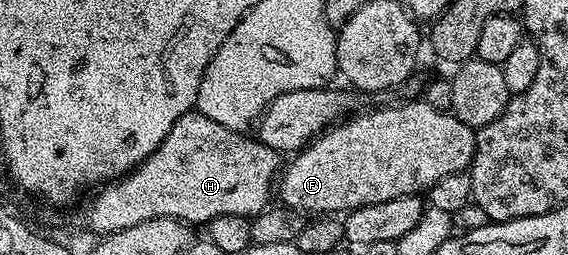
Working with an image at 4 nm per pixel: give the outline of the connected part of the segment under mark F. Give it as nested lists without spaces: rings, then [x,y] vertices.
[[[423,98],[355,116],[321,132],[307,148],[295,153],[289,164],[287,161],[278,180],[278,200],[280,196],[279,203],[283,207],[301,214],[347,214],[374,202],[390,202],[390,198],[427,193],[438,178],[463,172],[472,163],[476,149],[475,131],[467,128],[451,112],[434,110],[434,106],[427,104]]]

